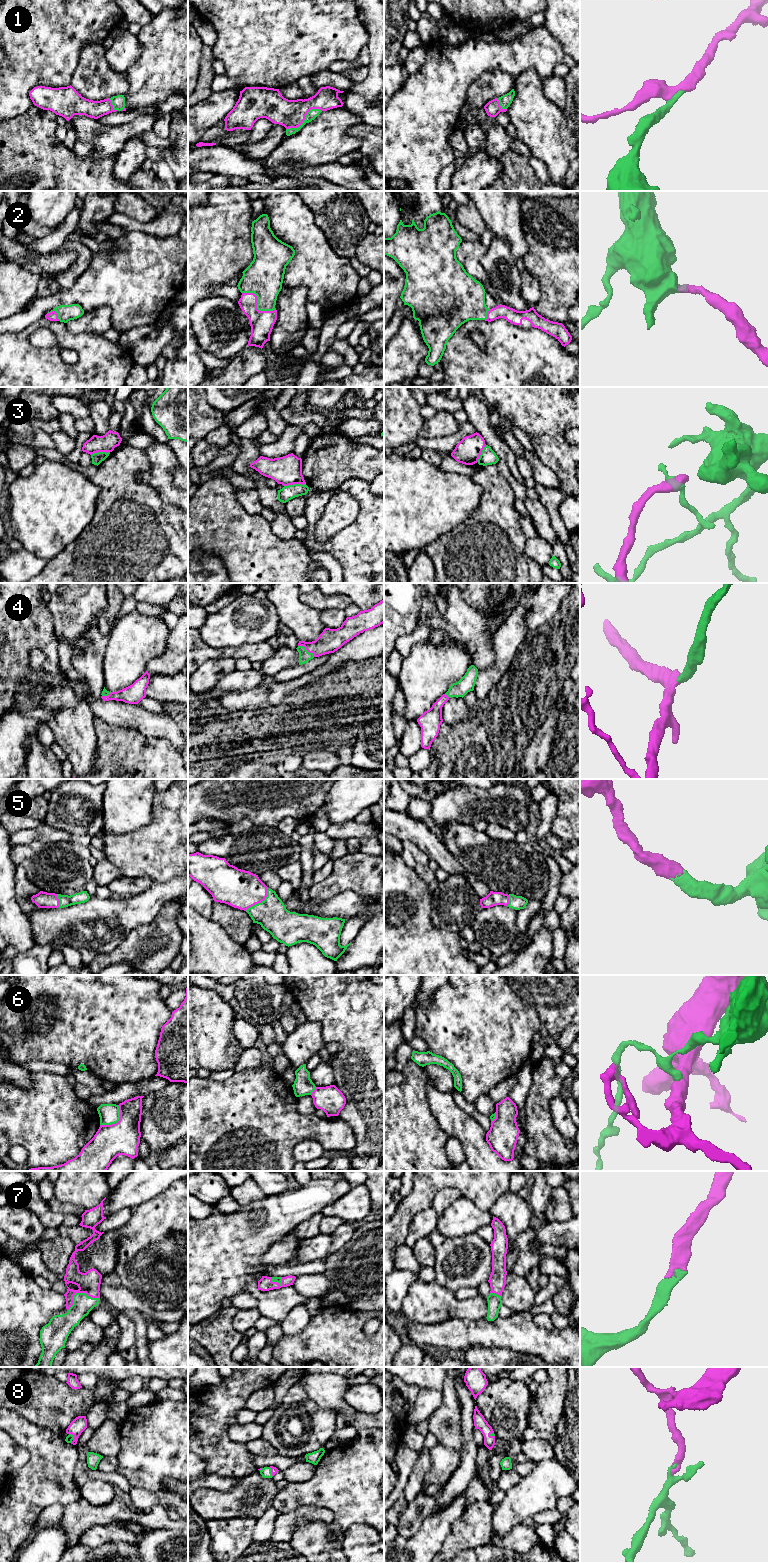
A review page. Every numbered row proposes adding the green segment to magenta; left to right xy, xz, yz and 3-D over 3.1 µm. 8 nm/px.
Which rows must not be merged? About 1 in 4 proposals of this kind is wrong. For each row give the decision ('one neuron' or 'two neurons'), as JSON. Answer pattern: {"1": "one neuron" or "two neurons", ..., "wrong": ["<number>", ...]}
{"1": "one neuron", "2": "one neuron", "3": "two neurons", "4": "one neuron", "5": "one neuron", "6": "two neurons", "7": "one neuron", "8": "one neuron", "wrong": ["3", "6"]}

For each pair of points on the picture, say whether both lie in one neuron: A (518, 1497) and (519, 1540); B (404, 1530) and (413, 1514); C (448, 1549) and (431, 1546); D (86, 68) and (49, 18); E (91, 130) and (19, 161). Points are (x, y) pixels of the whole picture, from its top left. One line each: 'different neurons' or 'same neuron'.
A: different neurons
B: same neuron
C: different neurons
D: different neurons
E: different neurons

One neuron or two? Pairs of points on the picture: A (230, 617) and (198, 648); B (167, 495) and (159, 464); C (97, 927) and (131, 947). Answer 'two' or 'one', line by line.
A: two
B: one
C: two

